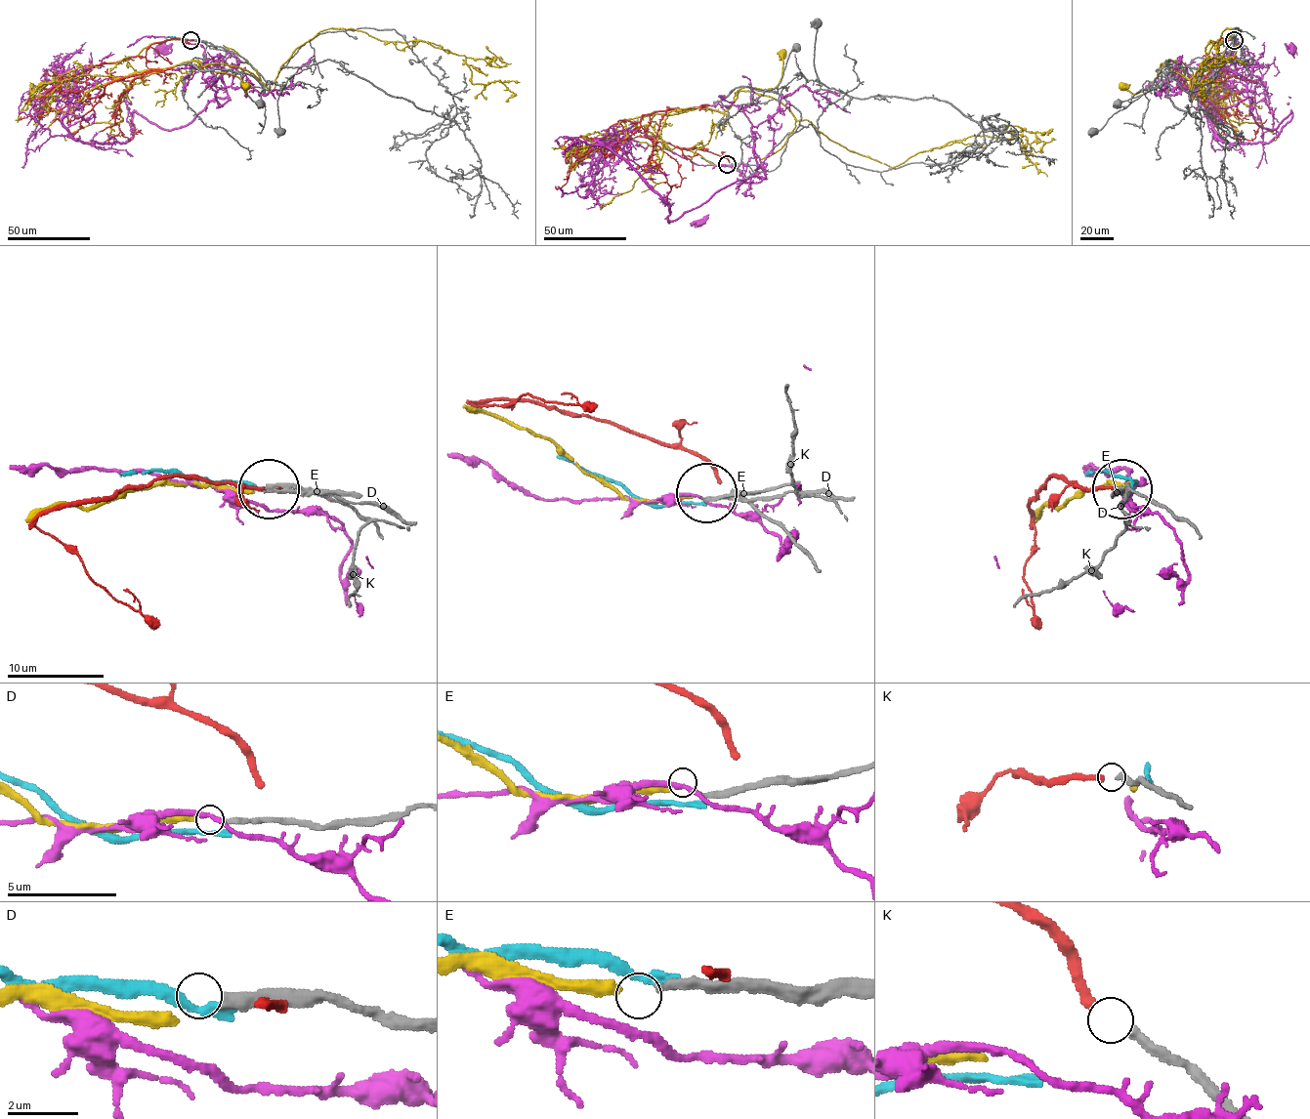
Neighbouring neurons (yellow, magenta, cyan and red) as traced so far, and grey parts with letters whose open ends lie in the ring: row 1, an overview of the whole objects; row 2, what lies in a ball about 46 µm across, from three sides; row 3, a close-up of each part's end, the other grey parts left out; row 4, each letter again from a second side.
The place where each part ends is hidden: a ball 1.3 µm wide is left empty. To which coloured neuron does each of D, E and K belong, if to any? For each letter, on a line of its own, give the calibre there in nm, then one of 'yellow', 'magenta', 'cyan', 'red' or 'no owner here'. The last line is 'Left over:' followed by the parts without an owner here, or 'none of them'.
D: 320 nm thick; no owner here
E: 200 nm thick; yellow
K: 260 nm thick; red
Left over: D

